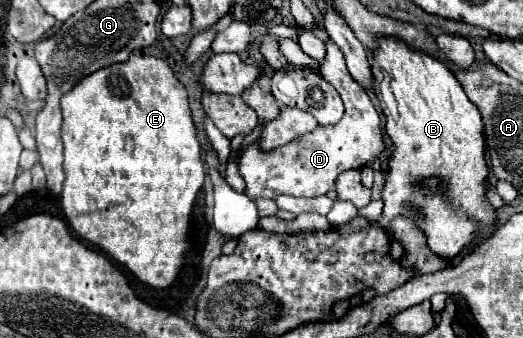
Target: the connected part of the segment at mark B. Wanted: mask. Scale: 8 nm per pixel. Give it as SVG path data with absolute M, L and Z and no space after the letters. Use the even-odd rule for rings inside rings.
M381 35L377 41L379 41L379 47L373 53L373 65L371 65L376 80L374 91L380 91L379 85L382 80L388 84L397 105L398 117L392 116L393 119L387 119L387 125L385 125L385 131L391 137L395 149L389 155L387 179L385 179L385 187L381 193L381 199L384 201L381 215L383 219L377 220L376 224L389 233L391 241L395 241L391 221L397 215L413 221L417 217L417 213L421 213L423 219L419 219L415 223L415 227L423 231L423 235L427 239L427 247L437 257L451 261L467 247L475 247L479 243L477 233L481 229L497 225L497 209L485 197L489 169L487 169L487 161L485 161L485 139L483 139L481 115L479 115L477 107L465 95L465 91L459 85L459 81L455 79L455 75L451 75L451 71L441 61L437 61L431 55L413 51L409 45L405 45L397 37ZM429 177L441 179L435 193L421 189L423 181Z

